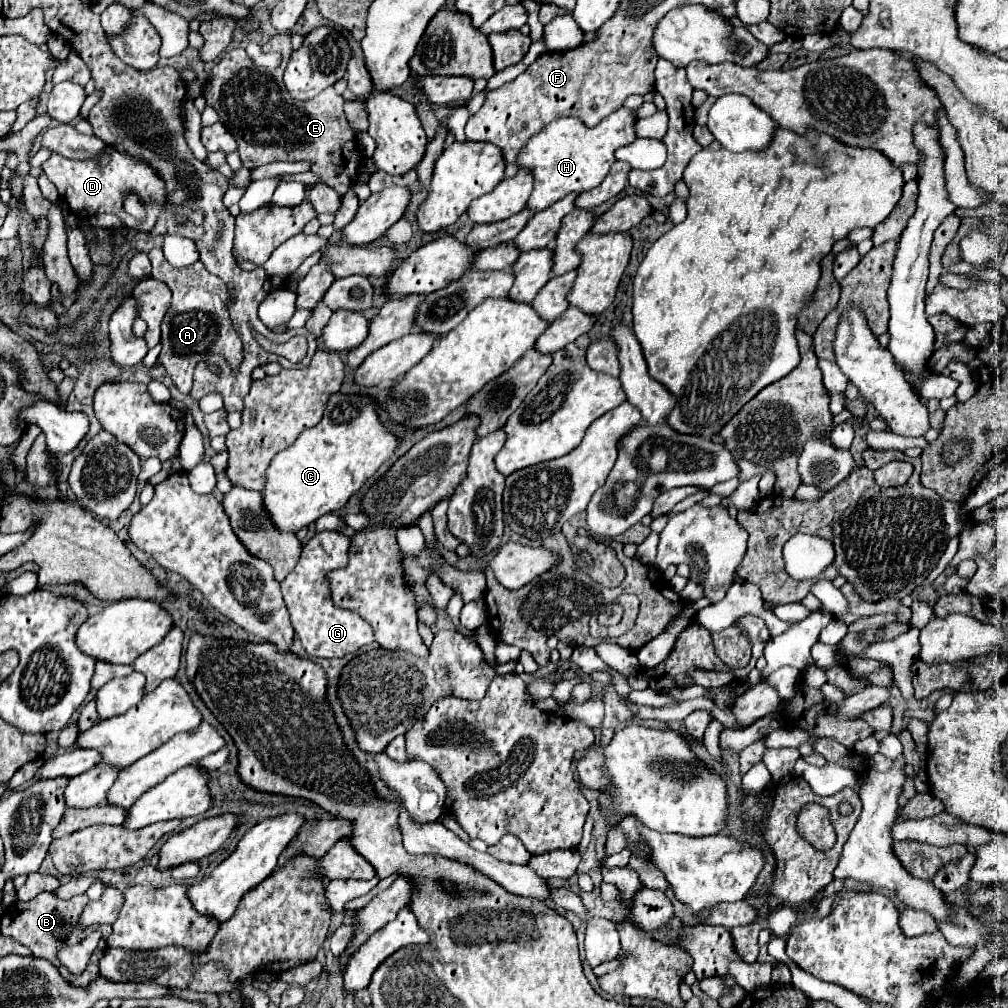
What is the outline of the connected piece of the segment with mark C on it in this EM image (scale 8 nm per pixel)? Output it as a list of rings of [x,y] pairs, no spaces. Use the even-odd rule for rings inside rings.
[[[333,394],[319,426],[305,430],[297,442],[279,452],[265,472],[263,508],[281,532],[299,532],[329,512],[341,510],[347,500],[389,460],[399,446],[381,422],[371,398]]]

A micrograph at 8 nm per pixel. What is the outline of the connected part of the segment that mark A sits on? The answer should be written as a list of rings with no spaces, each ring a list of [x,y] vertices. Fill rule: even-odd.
[[[155,248],[149,252],[149,260],[153,264],[151,276],[155,280],[163,280],[171,292],[173,300],[171,306],[161,322],[161,344],[163,350],[159,354],[159,360],[175,386],[183,392],[189,394],[191,390],[191,376],[193,376],[193,366],[199,360],[209,360],[213,354],[223,354],[231,366],[235,366],[241,360],[243,354],[243,344],[231,342],[227,338],[239,338],[235,332],[229,312],[227,312],[227,300],[229,300],[229,290],[225,282],[205,270],[201,262],[195,262],[185,268],[173,268],[161,248]]]

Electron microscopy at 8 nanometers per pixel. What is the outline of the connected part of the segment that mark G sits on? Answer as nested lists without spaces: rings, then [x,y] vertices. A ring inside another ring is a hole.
[[[319,532],[303,546],[295,570],[289,574],[287,580],[281,582],[283,602],[289,610],[295,634],[301,638],[303,648],[307,650],[309,656],[327,660],[343,658],[375,640],[371,626],[367,626],[367,622],[359,614],[337,608],[329,596],[329,586],[325,576],[327,572],[343,568],[347,564],[347,550],[349,550],[347,536],[339,532]]]

